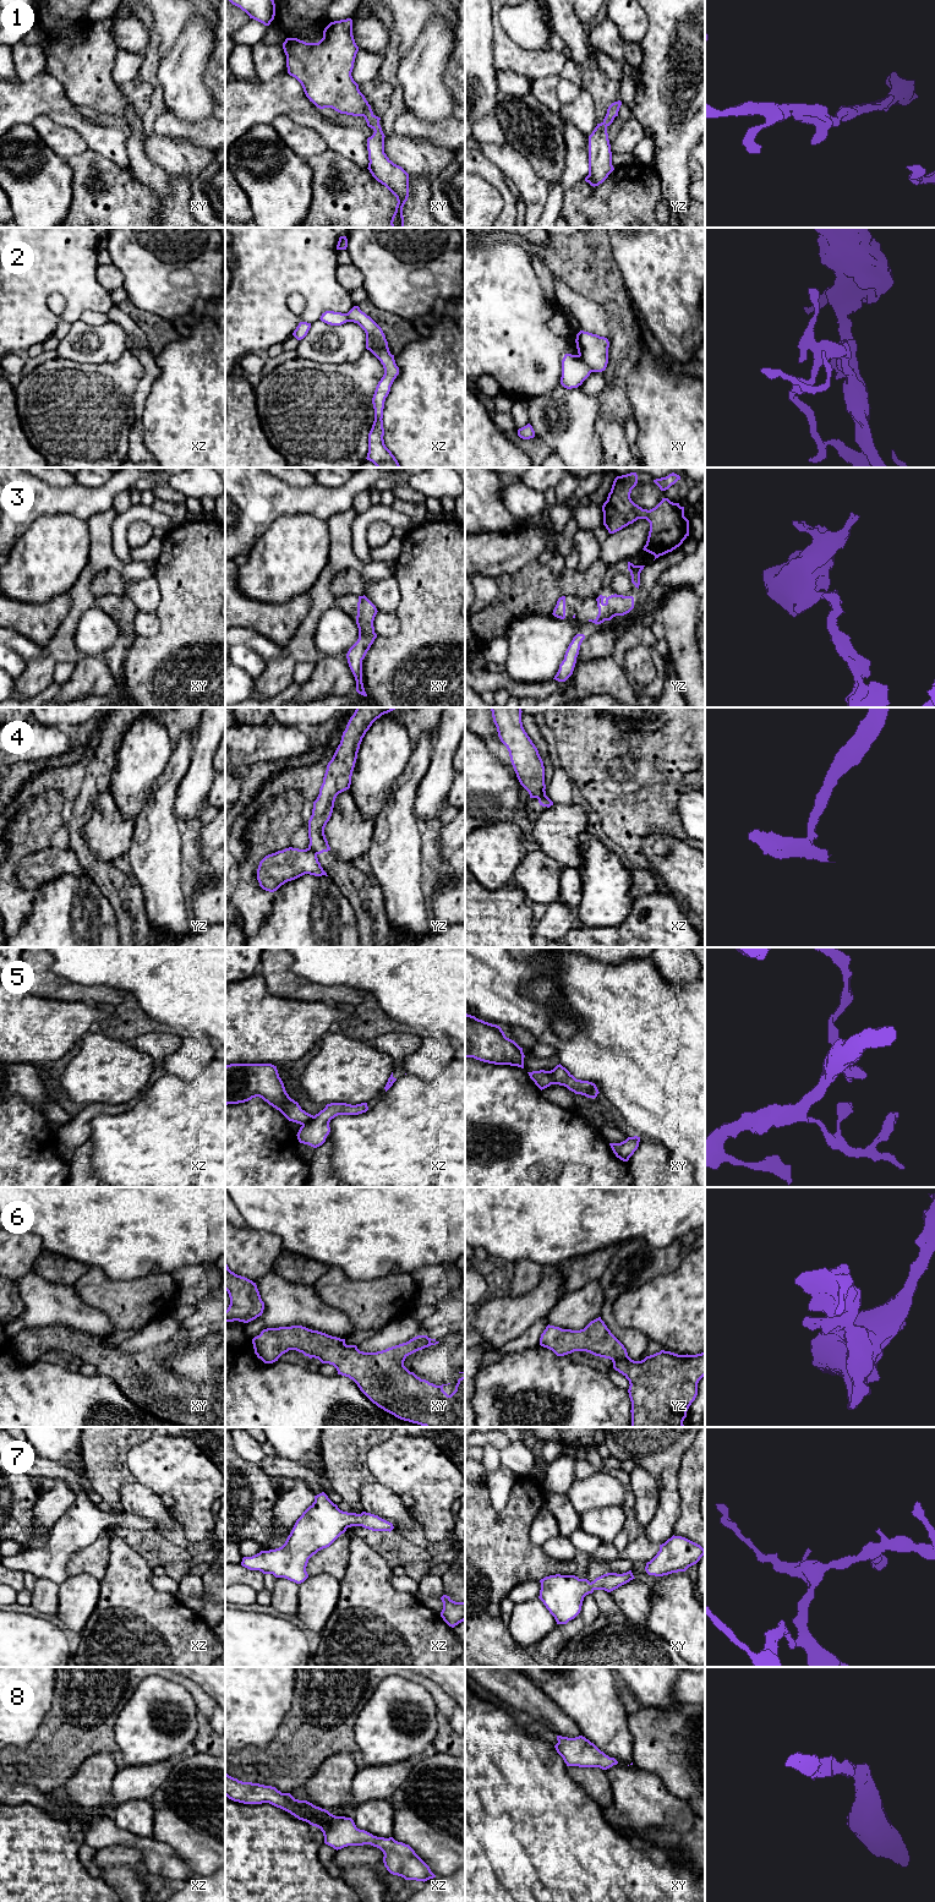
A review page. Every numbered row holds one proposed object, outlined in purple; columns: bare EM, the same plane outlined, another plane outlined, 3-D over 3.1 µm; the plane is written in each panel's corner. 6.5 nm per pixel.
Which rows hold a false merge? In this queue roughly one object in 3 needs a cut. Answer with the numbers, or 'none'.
2, 4, 5

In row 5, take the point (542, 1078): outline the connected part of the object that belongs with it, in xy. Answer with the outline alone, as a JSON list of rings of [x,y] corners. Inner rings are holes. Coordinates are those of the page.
[[[540,1070],[527,1072],[535,1084],[542,1091],[552,1084],[552,1076],[549,1071]]]

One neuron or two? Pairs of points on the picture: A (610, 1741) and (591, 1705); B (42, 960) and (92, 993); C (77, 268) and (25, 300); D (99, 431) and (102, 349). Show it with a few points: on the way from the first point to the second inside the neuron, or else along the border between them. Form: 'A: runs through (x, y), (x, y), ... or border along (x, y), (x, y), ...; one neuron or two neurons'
A: runs through (608, 1732), (599, 1714); one neuron
B: runs through (47, 974), (63, 990), (77, 993); one neuron
C: runs through (64, 268), (56, 268), (38, 287); one neuron
D: border along (126, 349), (114, 361), (105, 361), (102, 365); two neurons

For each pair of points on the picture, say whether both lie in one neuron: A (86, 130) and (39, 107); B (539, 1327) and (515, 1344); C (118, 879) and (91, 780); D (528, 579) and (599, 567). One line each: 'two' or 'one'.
A: one
B: one
C: one
D: one

